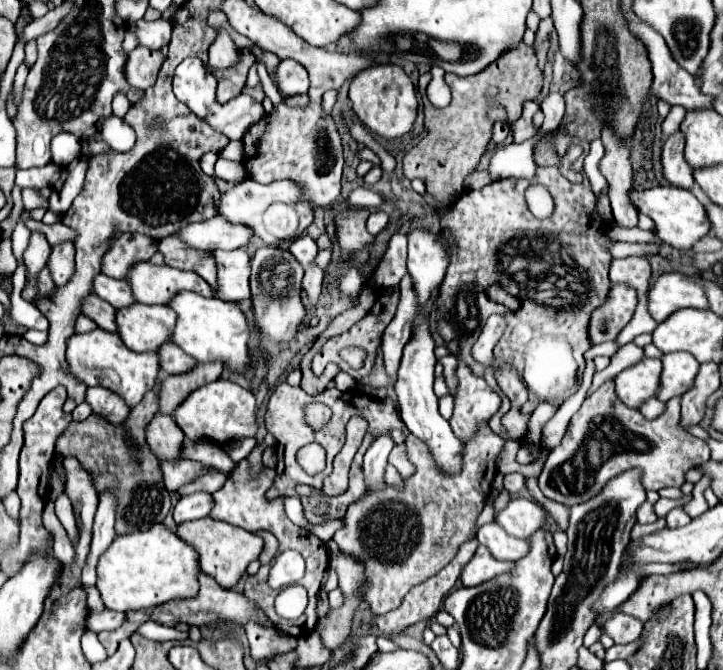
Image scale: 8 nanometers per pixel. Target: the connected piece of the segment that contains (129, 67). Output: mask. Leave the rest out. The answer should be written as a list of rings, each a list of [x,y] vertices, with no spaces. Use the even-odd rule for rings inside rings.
[[[138,45],[128,55],[128,63],[126,63],[126,79],[128,79],[128,83],[138,87],[138,89],[152,87],[164,59],[166,57],[162,55],[162,51],[150,51],[150,49]]]

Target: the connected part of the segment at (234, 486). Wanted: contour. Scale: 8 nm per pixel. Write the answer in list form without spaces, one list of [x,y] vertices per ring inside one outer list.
[[[248,459],[240,461],[240,465],[236,467],[236,471],[232,471],[232,473],[228,475],[224,487],[214,493],[216,505],[214,505],[212,513],[210,513],[210,517],[222,519],[222,521],[232,523],[232,525],[238,525],[238,527],[242,527],[242,529],[246,529],[246,531],[252,531],[252,533],[254,533],[254,531],[270,531],[270,533],[278,539],[278,543],[280,543],[280,545],[278,545],[278,551],[280,551],[280,549],[294,549],[294,551],[298,551],[298,553],[306,559],[306,573],[304,573],[304,577],[302,577],[302,587],[306,587],[308,597],[310,597],[310,603],[308,603],[308,607],[306,607],[306,611],[304,611],[304,615],[302,615],[300,619],[296,619],[296,621],[286,621],[286,619],[282,619],[282,617],[276,615],[276,611],[274,611],[274,599],[276,599],[278,591],[270,589],[268,583],[266,583],[266,577],[268,577],[271,569],[270,563],[261,566],[260,571],[254,575],[254,581],[256,581],[256,583],[246,583],[244,595],[246,595],[248,599],[256,601],[258,607],[262,607],[262,609],[266,611],[268,619],[274,623],[274,627],[276,627],[278,631],[282,631],[282,633],[286,633],[286,635],[308,635],[308,633],[312,633],[312,629],[314,629],[316,623],[318,623],[318,617],[316,617],[316,599],[318,599],[322,575],[324,575],[324,571],[328,569],[328,551],[326,551],[326,543],[324,543],[324,541],[320,541],[320,539],[318,539],[316,535],[312,535],[308,529],[294,525],[294,523],[286,517],[286,513],[284,513],[284,497],[279,497],[274,499],[274,501],[266,501],[264,493],[270,489],[272,481],[274,481],[274,471],[272,471],[272,469],[262,467],[262,473],[258,473],[258,477],[252,477],[252,475],[250,475],[250,461],[248,461]]]

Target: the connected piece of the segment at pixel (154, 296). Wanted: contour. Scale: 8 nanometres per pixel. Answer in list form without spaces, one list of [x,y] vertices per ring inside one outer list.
[[[148,261],[130,269],[128,283],[132,285],[138,303],[170,305],[174,293],[196,291],[202,297],[214,297],[212,287],[194,271],[178,271],[170,265],[152,265]]]

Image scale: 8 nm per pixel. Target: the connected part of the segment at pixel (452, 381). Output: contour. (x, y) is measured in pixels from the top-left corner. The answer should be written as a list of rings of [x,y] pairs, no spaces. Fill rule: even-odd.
[[[446,355],[440,359],[440,363],[444,365],[444,381],[448,385],[448,391],[450,395],[456,393],[456,387],[458,387],[458,379],[456,379],[456,367],[458,367],[458,359],[454,355]]]

